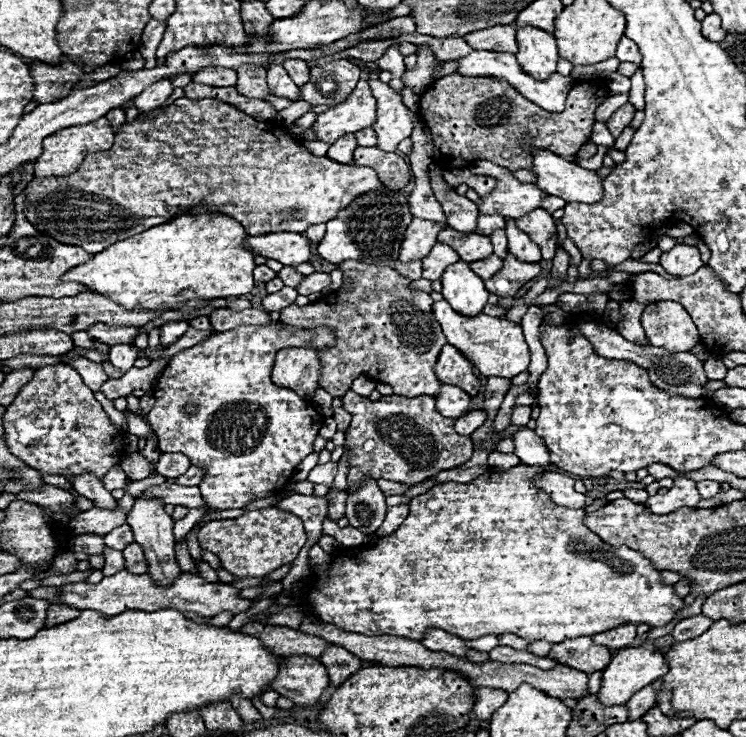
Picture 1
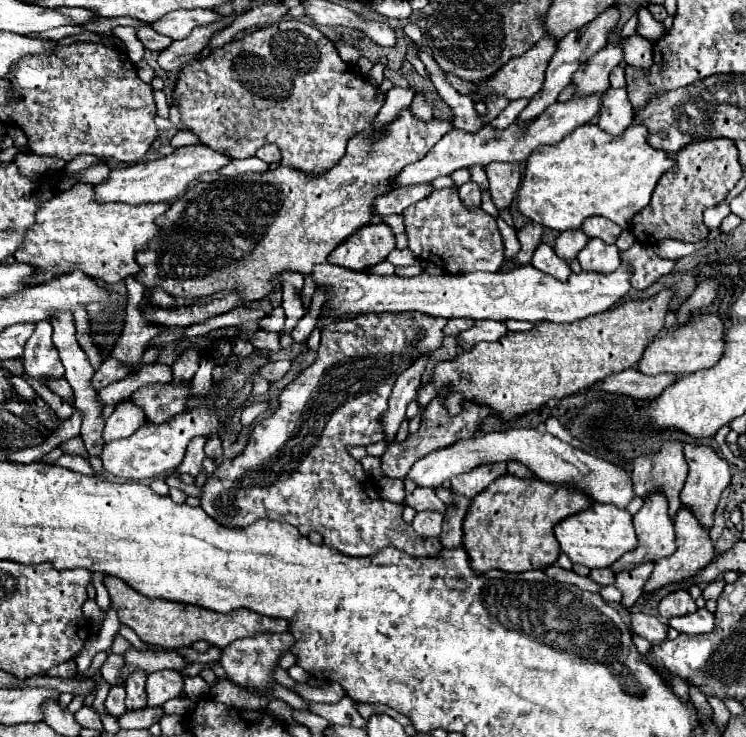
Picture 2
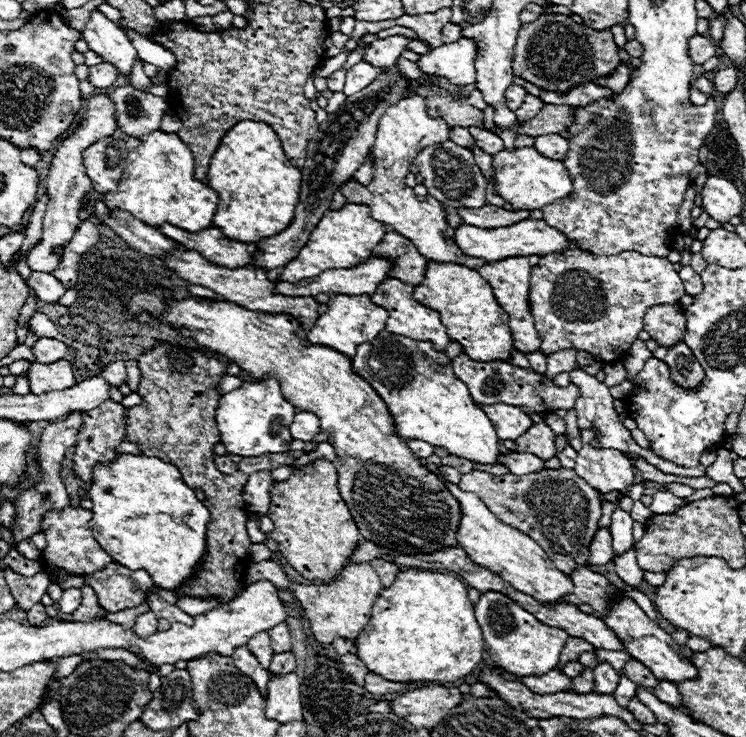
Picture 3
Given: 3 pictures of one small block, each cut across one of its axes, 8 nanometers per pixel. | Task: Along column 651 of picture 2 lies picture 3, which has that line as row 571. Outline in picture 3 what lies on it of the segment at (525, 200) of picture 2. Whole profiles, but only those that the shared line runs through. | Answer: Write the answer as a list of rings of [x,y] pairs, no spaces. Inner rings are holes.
[[[120,454],[114,462],[96,464],[94,480],[90,484],[90,500],[94,518],[90,520],[90,530],[102,548],[114,558],[114,562],[126,566],[128,570],[146,570],[158,588],[176,592],[180,590],[194,572],[202,566],[206,556],[206,530],[210,512],[196,498],[194,490],[188,488],[180,476],[180,470],[160,458]]]

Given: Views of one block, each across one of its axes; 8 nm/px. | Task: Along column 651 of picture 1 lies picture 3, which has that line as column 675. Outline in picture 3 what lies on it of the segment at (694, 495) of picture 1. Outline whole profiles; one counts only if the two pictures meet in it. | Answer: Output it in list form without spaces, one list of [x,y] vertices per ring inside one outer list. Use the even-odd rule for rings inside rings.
[[[658,491],[652,498],[654,498],[650,504],[652,514],[672,514],[680,506],[684,506],[684,500],[680,500],[679,497],[668,491]]]

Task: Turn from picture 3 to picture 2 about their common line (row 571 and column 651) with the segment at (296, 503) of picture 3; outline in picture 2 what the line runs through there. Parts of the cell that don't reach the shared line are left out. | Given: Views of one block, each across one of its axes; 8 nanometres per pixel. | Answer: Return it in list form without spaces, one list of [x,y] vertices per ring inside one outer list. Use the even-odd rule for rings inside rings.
[[[664,288],[652,298],[628,300],[606,312],[588,316],[586,320],[572,324],[538,322],[528,332],[508,332],[496,342],[476,344],[470,352],[458,354],[454,360],[436,366],[432,384],[420,388],[418,402],[426,408],[438,388],[446,386],[452,394],[446,400],[450,414],[460,412],[462,402],[470,400],[496,410],[504,420],[512,420],[540,408],[552,398],[562,400],[594,386],[594,382],[610,374],[636,366],[646,346],[664,330],[672,298],[674,290]]]

